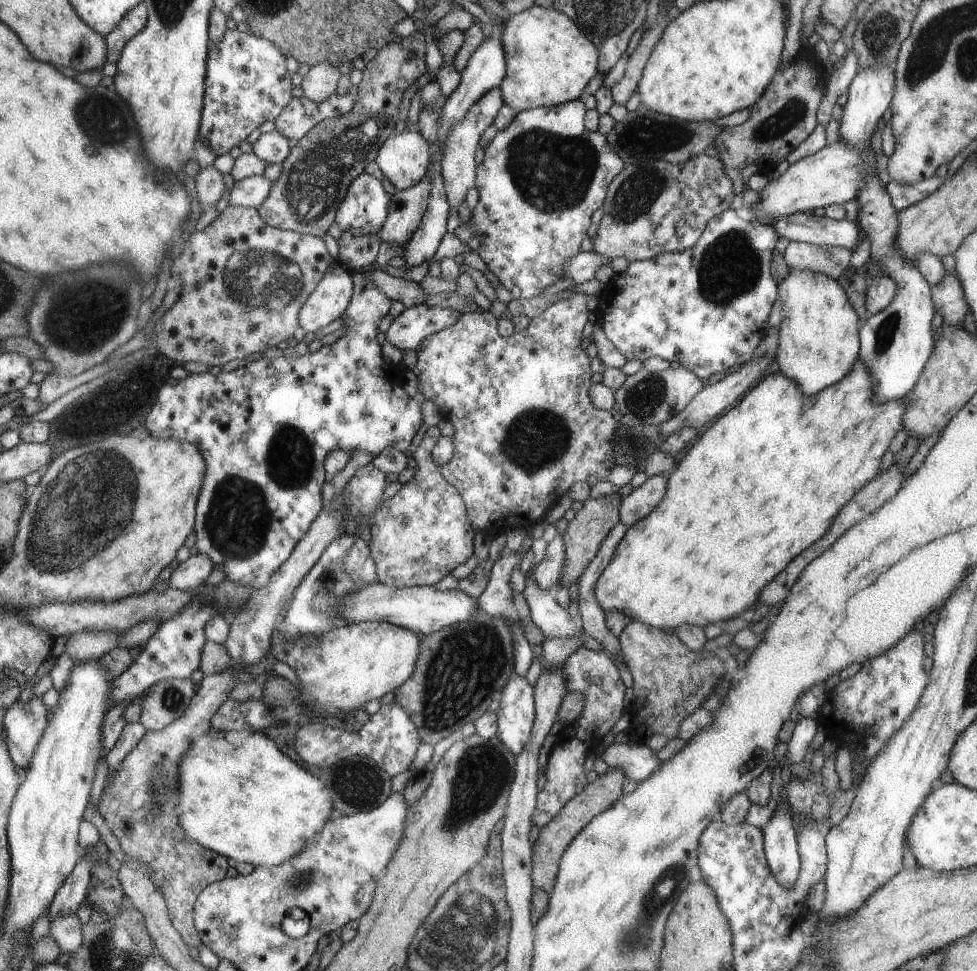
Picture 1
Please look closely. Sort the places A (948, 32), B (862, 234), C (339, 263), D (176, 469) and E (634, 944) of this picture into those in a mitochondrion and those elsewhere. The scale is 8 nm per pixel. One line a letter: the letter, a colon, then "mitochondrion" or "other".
A: mitochondrion
B: other
C: other
D: other
E: mitochondrion

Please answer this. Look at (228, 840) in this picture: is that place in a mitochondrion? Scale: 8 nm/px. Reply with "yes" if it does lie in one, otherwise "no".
no

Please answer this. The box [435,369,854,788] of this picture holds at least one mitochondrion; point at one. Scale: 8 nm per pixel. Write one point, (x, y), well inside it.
(539, 437)

